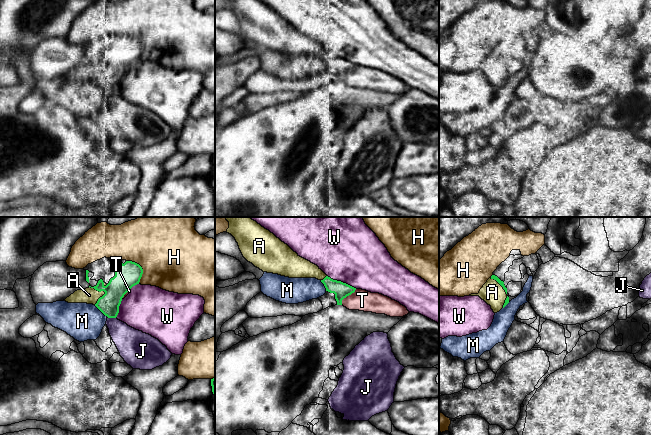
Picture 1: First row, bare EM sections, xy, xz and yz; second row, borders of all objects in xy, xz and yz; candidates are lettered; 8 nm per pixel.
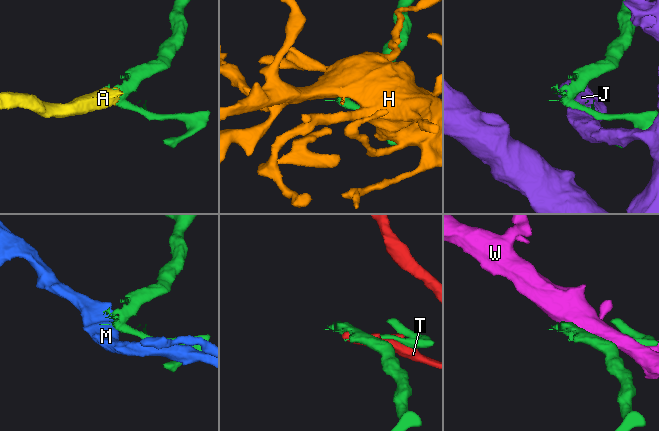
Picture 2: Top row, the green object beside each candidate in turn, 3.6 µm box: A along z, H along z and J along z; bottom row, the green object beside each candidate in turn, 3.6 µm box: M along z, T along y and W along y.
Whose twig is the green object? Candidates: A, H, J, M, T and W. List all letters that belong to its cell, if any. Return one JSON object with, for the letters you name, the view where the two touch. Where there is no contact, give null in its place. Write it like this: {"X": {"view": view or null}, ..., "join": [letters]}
{"A": {"view": "xy"}, "join": ["A"]}

